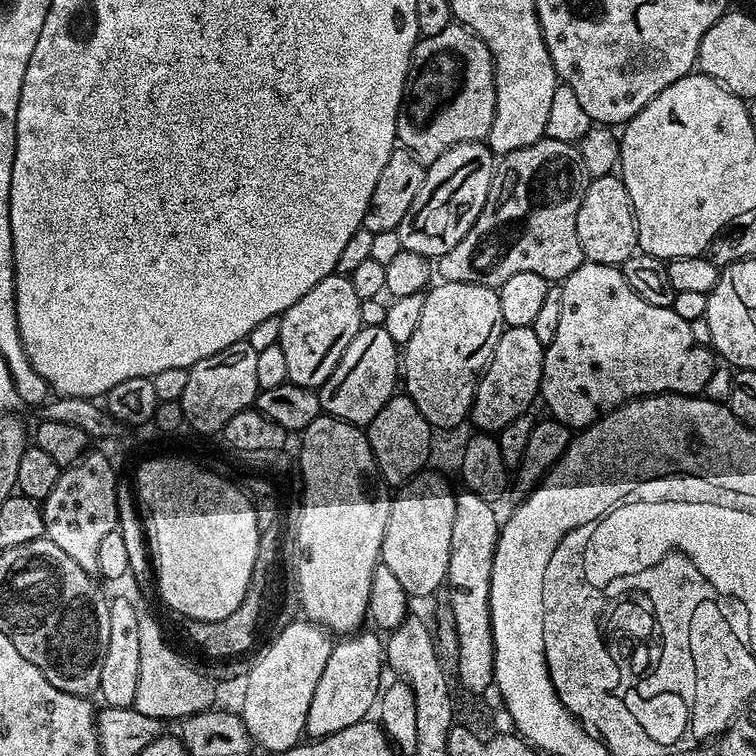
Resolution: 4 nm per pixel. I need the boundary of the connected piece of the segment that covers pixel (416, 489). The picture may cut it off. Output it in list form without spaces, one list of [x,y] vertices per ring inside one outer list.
[[[421,471],[395,493],[382,542],[380,559],[390,566],[409,597],[428,596],[447,581],[450,561],[450,533],[453,532],[457,493],[436,472]]]

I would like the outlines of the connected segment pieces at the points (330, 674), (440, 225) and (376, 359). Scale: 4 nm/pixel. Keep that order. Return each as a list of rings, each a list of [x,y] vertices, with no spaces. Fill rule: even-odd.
[[[373,629],[353,633],[342,642],[337,641],[330,658],[326,658],[326,670],[318,678],[314,698],[310,698],[310,714],[306,714],[305,733],[309,737],[329,736],[338,730],[367,719],[375,709],[382,690],[382,670],[384,671],[384,642]]]
[[[483,140],[458,142],[458,146],[450,146],[446,154],[427,165],[422,190],[418,190],[418,198],[410,202],[406,218],[395,230],[402,238],[404,251],[439,258],[454,250],[486,206],[493,171],[494,154]]]
[[[379,324],[361,327],[358,334],[354,334],[354,342],[346,346],[346,354],[334,366],[334,374],[326,378],[320,387],[320,407],[327,415],[336,420],[345,420],[348,424],[366,426],[390,402],[390,398],[397,395],[398,381],[402,376],[402,356],[398,345],[390,334]]]

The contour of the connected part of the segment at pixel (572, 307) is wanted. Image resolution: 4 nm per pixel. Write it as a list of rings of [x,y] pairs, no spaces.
[[[582,263],[578,266],[578,270],[574,270],[574,274],[570,274],[563,280],[559,285],[559,290],[562,298],[562,311],[558,321],[558,331],[554,334],[554,342],[547,344],[544,349],[539,395],[539,399],[544,400],[545,406],[552,411],[549,412],[551,419],[568,425],[569,429],[583,430],[596,423],[601,416],[608,415],[620,405],[628,403],[629,400],[639,400],[641,396],[657,396],[663,392],[673,392],[679,396],[698,396],[705,391],[712,372],[718,367],[718,360],[713,349],[694,342],[694,333],[690,330],[689,321],[686,318],[678,318],[678,314],[674,314],[672,307],[650,306],[646,298],[638,298],[638,294],[634,294],[630,282],[626,282],[623,271],[619,267],[611,264]]]

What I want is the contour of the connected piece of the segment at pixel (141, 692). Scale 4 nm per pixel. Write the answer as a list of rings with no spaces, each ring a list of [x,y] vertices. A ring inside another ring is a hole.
[[[138,615],[138,694],[136,695],[135,707],[142,714],[150,714],[150,718],[158,718],[162,722],[179,722],[185,716],[193,716],[199,712],[207,712],[213,707],[216,700],[217,685],[207,675],[204,676],[196,668],[191,668],[170,645],[164,641],[164,632],[160,624],[152,616]]]

